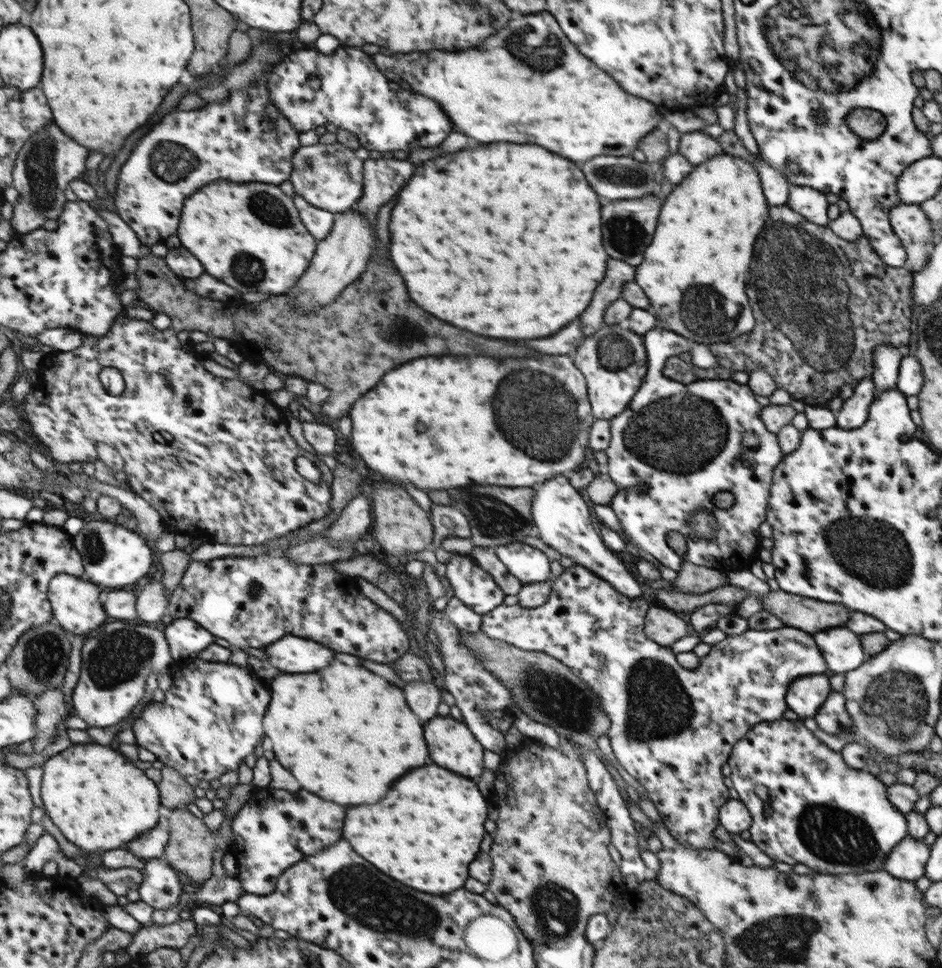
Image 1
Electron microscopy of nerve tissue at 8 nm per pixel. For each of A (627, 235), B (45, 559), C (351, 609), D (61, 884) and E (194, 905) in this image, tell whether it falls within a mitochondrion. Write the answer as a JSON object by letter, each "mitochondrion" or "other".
{"A":"mitochondrion","B":"other","C":"other","D":"other","E":"other"}

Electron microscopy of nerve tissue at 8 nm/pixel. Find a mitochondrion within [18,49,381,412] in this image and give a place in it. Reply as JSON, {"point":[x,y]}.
{"point":[39,160]}

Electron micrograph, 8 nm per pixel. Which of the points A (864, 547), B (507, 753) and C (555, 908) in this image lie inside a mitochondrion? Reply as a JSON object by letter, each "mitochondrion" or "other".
{"A":"mitochondrion","B":"other","C":"mitochondrion"}

